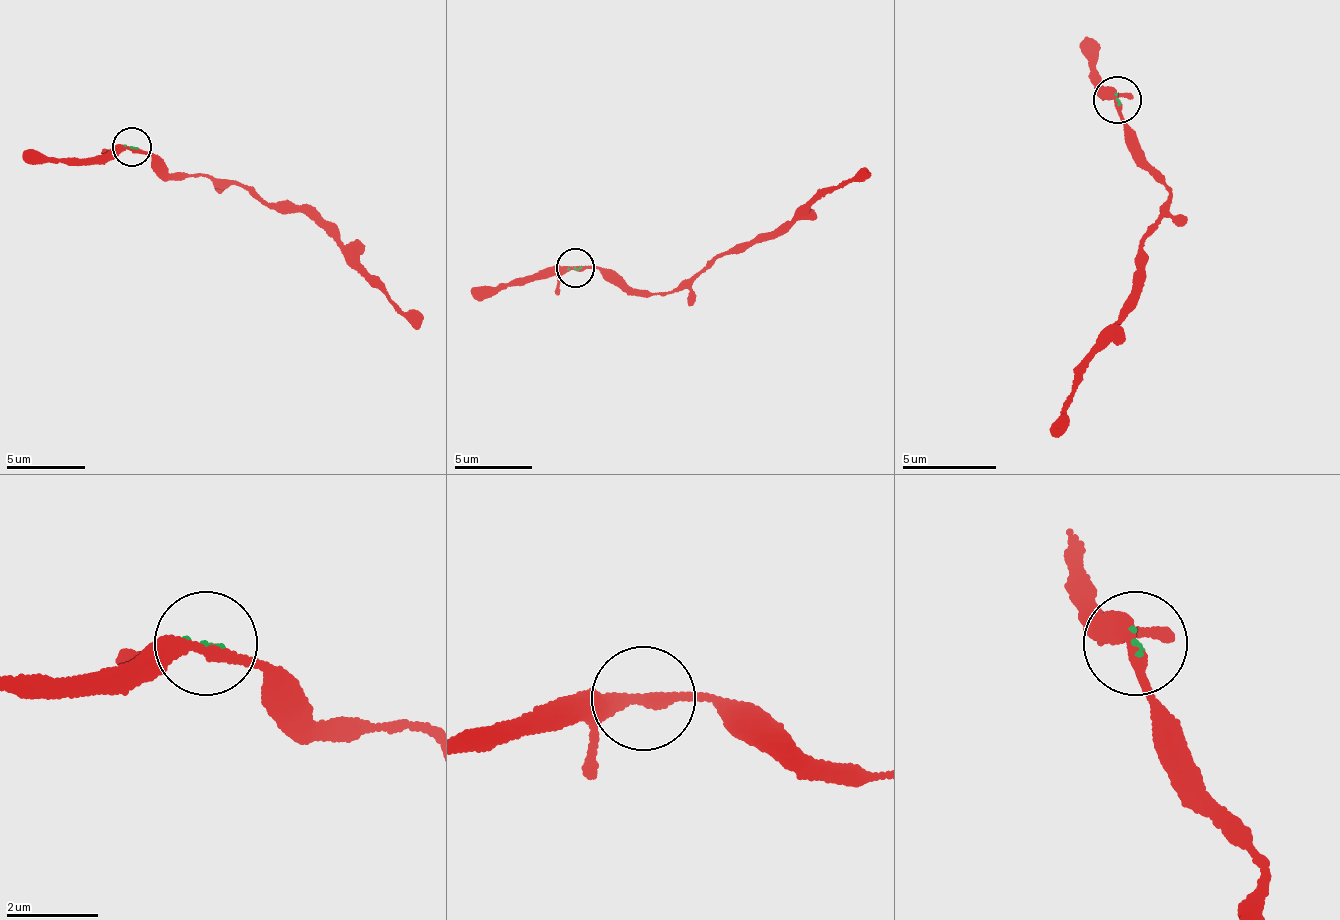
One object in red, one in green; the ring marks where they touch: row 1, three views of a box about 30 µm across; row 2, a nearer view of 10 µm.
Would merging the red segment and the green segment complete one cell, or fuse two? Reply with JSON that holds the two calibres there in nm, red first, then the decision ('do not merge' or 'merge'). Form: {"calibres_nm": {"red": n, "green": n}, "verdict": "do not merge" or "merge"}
{"calibres_nm": {"red": 280, "green": 80}, "verdict": "do not merge"}

